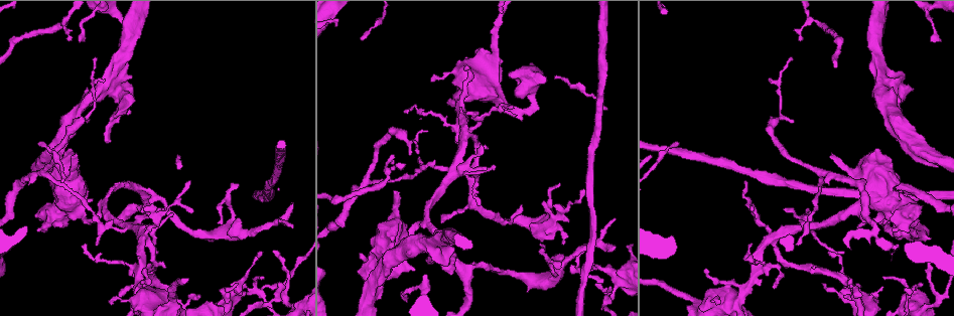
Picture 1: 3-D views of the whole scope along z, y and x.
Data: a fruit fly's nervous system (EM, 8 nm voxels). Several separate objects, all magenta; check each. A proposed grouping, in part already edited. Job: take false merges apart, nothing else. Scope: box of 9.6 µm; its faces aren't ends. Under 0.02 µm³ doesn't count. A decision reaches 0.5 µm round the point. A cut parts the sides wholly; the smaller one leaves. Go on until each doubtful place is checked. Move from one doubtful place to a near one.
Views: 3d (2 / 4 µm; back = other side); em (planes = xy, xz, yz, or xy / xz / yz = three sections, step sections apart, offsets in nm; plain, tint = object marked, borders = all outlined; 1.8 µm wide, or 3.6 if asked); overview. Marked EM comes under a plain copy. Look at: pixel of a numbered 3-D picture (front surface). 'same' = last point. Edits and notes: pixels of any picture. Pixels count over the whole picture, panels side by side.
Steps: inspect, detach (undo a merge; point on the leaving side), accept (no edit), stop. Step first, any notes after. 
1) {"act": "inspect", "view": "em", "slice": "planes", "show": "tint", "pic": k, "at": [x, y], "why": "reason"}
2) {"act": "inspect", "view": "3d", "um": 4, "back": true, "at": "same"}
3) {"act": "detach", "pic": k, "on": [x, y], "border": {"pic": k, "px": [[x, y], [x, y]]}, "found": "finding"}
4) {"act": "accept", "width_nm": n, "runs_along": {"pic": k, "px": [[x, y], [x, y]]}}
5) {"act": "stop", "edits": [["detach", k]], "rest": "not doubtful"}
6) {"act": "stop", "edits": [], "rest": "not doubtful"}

{"act": "inspect", "view": "3d", "um": 4, "pic": 1, "at": [888, 213], "why": "calibre changes"}

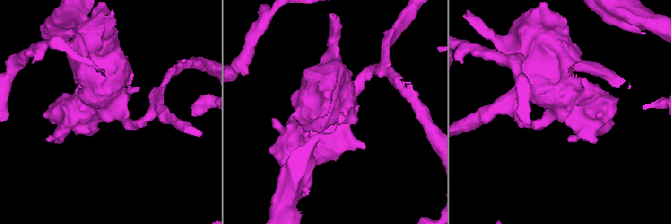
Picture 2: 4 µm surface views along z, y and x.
{"act": "inspect", "view": "em", "um": 3.6, "slice": "yz", "step": 16, "show": "tint", "pic": 2, "at": [559, 107], "why": "now the EM"}

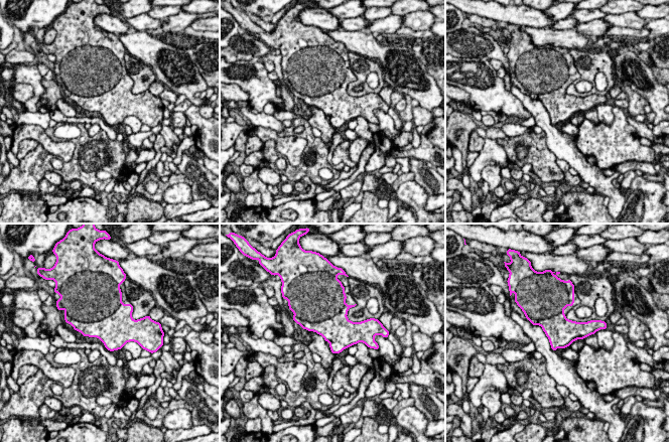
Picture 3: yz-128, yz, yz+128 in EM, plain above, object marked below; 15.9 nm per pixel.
{"act": "accept", "found": "all the same cell"}

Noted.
{"act": "inspect", "view": "em", "um": 3.6, "slice": "xz", "step": 16, "show": "tint", "pic": 1, "at": [731, 301], "why": "thick turns thin"}

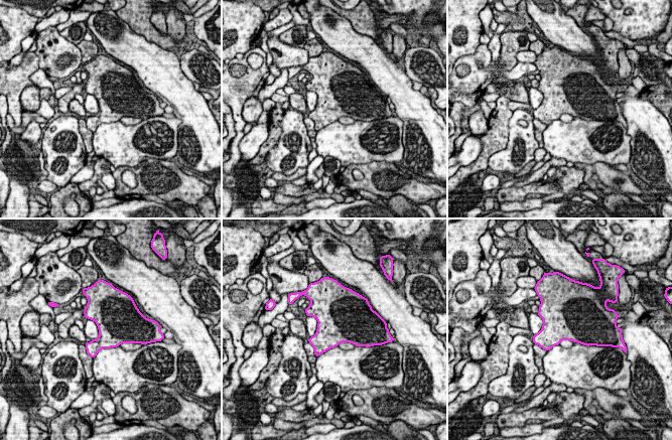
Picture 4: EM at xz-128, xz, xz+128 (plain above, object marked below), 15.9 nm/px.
{"act": "accept", "width_nm": 480, "found": "all the same cell"}

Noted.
{"act": "inspect", "view": "3d", "um": 2, "pic": 1, "at": [121, 89], "why": "abrupt turn"}

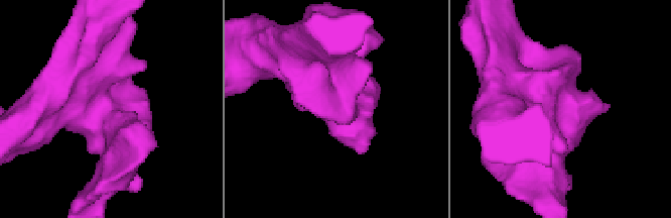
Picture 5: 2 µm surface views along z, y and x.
{"act": "inspect", "view": "em", "slice": "xy", "step": 16, "show": "tint", "pic": 5, "at": [102, 110]}

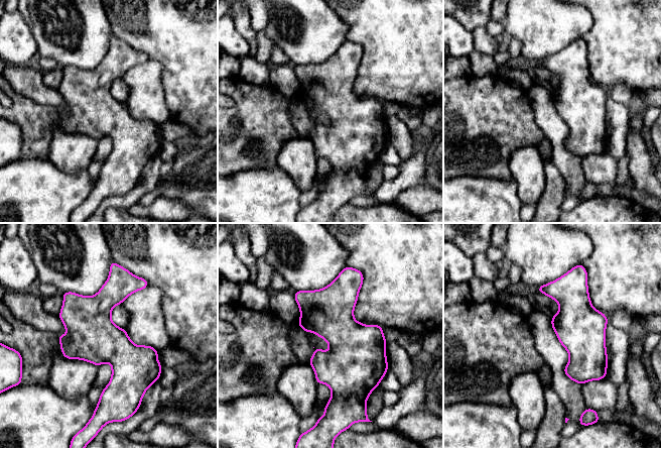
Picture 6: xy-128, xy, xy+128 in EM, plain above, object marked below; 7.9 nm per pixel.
{"act": "inspect", "view": "em", "slice": "planes", "show": "tint", "at": "same", "why": "another direction"}

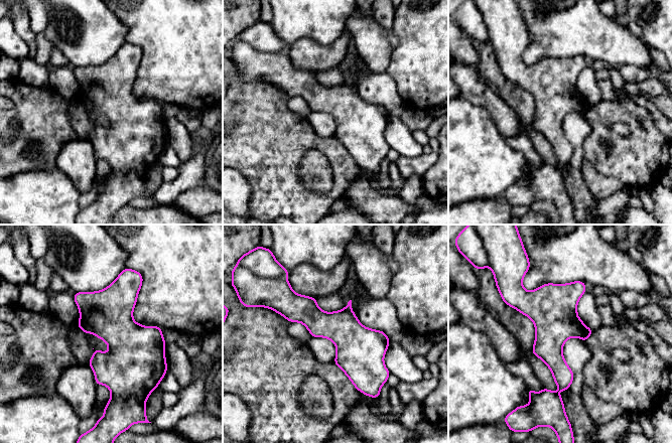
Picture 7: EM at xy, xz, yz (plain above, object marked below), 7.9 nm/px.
{"act": "accept", "found": "continuous, no second cell"}

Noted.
{"act": "stop", "edits": [], "rest": "not doubtful"}

